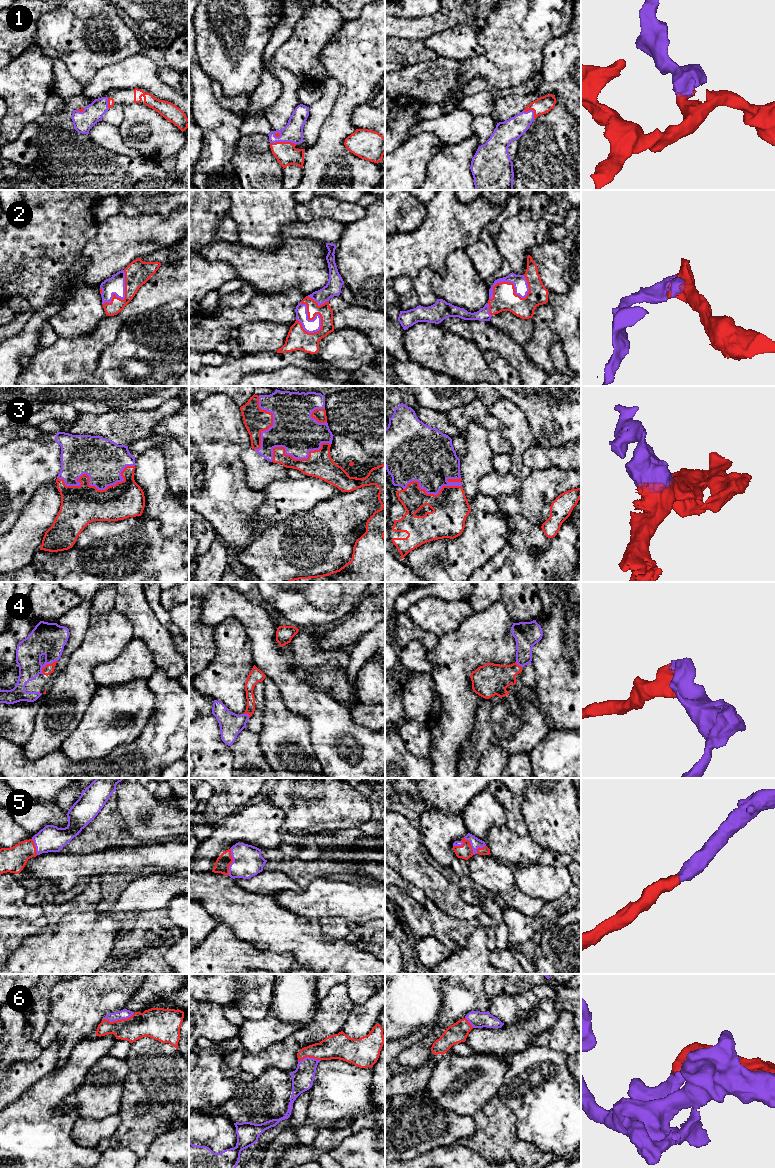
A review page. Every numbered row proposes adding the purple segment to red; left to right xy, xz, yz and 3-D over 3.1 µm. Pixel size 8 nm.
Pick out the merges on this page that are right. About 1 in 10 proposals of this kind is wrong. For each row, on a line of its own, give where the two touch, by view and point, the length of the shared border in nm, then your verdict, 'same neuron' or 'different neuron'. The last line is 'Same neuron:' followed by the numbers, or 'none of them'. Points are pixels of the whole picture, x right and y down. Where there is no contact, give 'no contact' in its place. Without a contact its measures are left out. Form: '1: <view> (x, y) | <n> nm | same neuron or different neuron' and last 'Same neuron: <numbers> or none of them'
1: xz (283, 142) | 220 nm | same neuron
2: yz (513, 285) | 340 nm | same neuron
3: xy (92, 486) | 650 nm | same neuron
4: xy (47, 664) | 170 nm | same neuron
5: yz (472, 852) | 190 nm | same neuron
6: xy (119, 1020) | 260 nm | same neuron
Same neuron: 1, 2, 3, 4, 5, 6

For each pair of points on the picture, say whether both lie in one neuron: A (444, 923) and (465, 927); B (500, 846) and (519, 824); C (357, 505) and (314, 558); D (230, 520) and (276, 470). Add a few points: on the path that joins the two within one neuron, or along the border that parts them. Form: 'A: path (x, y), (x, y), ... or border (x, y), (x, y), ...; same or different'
A: path (449, 927), (460, 927); same
B: border (504, 825), (518, 834), (527, 835); different
C: path (344, 518), (317, 545); same
D: border (244, 470), (246, 484), (260, 492); different

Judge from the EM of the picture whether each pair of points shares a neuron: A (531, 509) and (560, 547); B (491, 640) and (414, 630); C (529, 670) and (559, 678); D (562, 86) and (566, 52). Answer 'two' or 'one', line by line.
A: two
B: two
C: two
D: one

